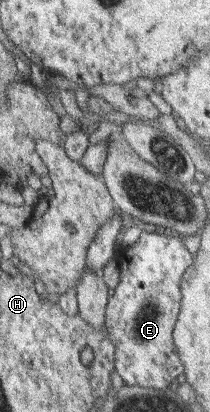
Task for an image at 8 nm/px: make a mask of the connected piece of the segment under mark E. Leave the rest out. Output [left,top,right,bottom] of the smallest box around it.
[105,231,192,389]

